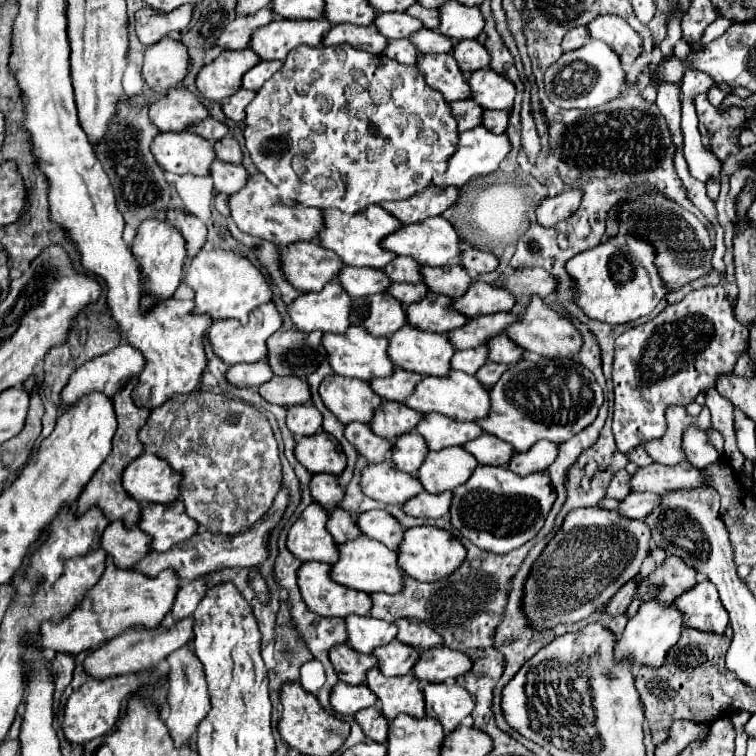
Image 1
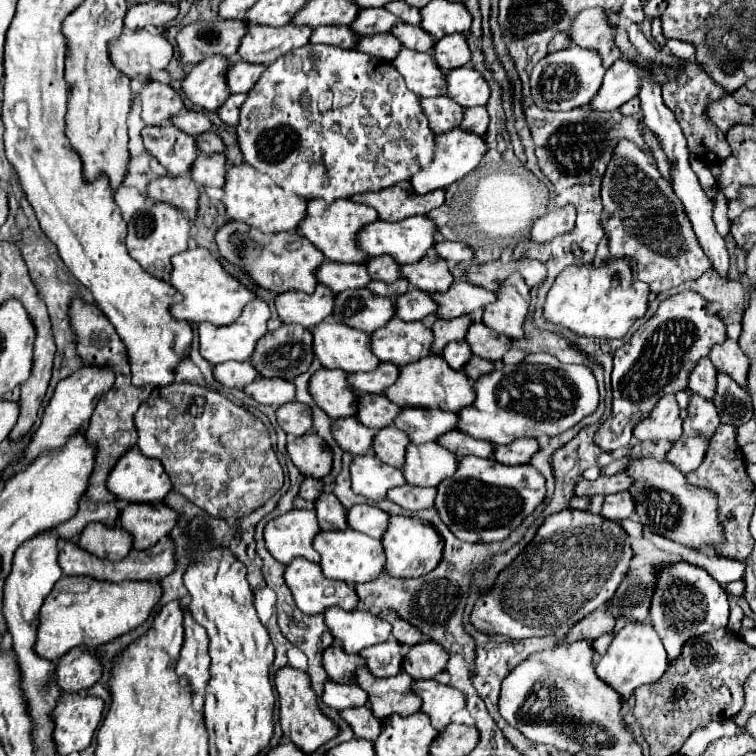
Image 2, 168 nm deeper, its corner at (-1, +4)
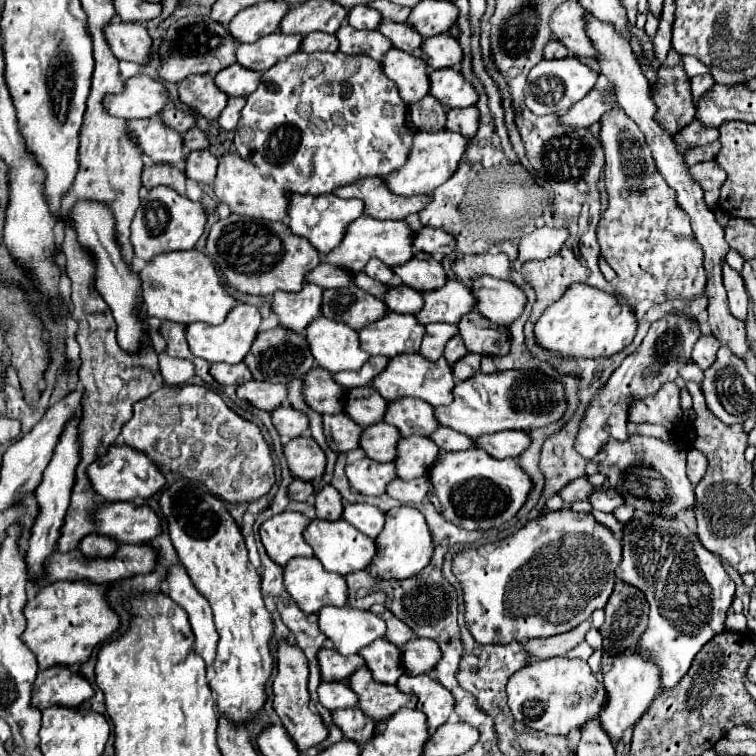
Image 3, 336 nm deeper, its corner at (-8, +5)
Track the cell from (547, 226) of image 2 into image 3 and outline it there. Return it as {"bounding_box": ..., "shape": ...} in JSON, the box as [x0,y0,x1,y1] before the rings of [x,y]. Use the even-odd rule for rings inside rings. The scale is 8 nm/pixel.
{"bounding_box":[519,226,569,262],"shape":[[[549,226],[535,228],[531,234],[521,238],[519,260],[527,262],[527,260],[549,258],[561,250],[561,246],[567,238],[569,238],[567,228],[549,228]]]}

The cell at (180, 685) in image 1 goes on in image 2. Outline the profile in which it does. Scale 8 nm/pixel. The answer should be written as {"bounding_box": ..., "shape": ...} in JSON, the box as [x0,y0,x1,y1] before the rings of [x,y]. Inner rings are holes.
{"bounding_box":[176,607,208,695],"shape":[[[184,607],[184,645],[180,651],[180,659],[176,665],[176,673],[190,679],[190,687],[194,695],[202,695],[208,683],[208,635],[202,625],[198,625],[190,611]]]}

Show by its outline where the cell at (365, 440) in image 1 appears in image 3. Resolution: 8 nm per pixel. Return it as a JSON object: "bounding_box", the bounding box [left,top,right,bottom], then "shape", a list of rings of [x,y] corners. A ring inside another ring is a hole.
{"bounding_box":[323,412,363,452],"shape":[[[341,412],[335,416],[323,416],[323,424],[337,452],[349,452],[353,448],[359,448],[359,438],[363,434],[363,428],[357,422],[353,422],[347,414]]]}

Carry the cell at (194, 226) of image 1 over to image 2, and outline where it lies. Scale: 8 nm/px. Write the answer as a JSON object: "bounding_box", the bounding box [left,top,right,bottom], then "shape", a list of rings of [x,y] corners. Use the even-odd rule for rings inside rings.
{"bounding_box":[148,175,198,221],"shape":[[[190,175],[180,177],[160,177],[148,185],[148,197],[164,203],[172,203],[174,207],[182,209],[190,221],[196,219],[198,209],[198,189]]]}

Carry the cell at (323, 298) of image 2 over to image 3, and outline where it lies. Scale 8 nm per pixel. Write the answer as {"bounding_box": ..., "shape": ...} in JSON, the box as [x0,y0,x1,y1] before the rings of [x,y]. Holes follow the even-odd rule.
{"bounding_box":[273,282,323,334],"shape":[[[307,282],[301,292],[275,292],[273,294],[273,312],[279,322],[299,334],[305,334],[307,326],[319,316],[319,306],[323,304],[323,288]]]}

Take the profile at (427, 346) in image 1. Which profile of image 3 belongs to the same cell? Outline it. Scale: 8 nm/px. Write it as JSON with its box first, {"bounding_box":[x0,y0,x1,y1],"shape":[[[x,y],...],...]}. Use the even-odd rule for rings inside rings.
{"bounding_box":[359,312,425,358],"shape":[[[387,312],[381,320],[377,320],[375,324],[359,330],[359,340],[361,340],[361,348],[373,356],[381,354],[387,358],[393,358],[395,354],[415,354],[419,352],[419,346],[423,342],[423,334],[425,334],[425,326],[417,322],[415,316],[411,314],[397,314],[397,312]]]}

